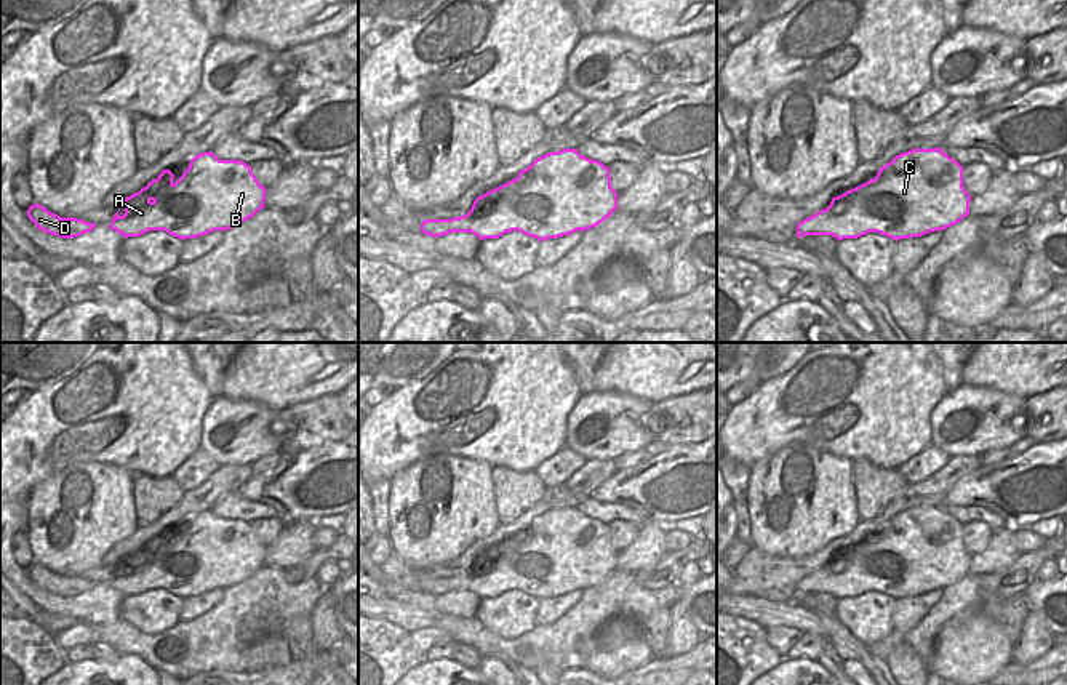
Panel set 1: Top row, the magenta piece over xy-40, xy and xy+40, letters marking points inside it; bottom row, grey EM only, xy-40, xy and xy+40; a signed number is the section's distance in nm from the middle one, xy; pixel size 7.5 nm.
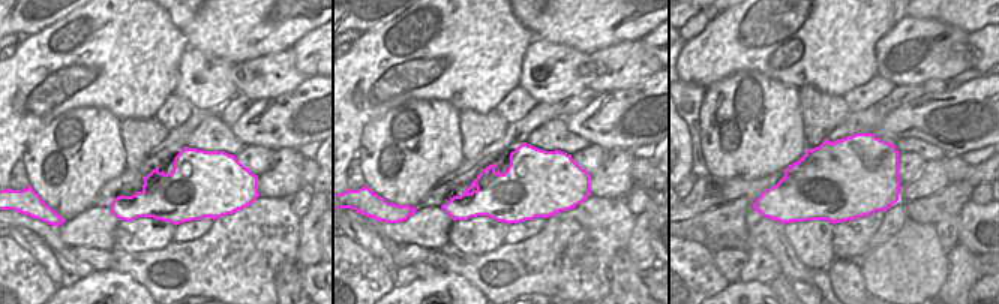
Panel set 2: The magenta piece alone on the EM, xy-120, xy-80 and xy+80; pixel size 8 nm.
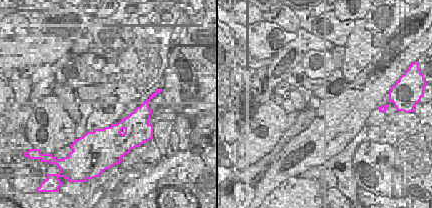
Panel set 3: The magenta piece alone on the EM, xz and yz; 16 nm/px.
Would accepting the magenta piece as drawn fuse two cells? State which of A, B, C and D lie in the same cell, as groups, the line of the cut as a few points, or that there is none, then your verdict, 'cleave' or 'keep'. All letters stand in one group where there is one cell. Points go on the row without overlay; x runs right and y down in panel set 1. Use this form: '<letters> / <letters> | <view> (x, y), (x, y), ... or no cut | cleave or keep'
A B C D | no cut | keep

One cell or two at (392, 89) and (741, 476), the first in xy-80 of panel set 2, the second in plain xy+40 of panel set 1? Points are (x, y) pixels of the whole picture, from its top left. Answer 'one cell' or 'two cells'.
two cells

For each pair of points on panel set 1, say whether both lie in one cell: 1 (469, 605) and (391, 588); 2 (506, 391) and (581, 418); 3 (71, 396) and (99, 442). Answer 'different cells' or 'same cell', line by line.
1: same cell
2: different cells
3: same cell

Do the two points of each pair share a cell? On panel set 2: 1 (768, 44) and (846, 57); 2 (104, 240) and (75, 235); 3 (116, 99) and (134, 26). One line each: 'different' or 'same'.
1: same
2: same
3: same

